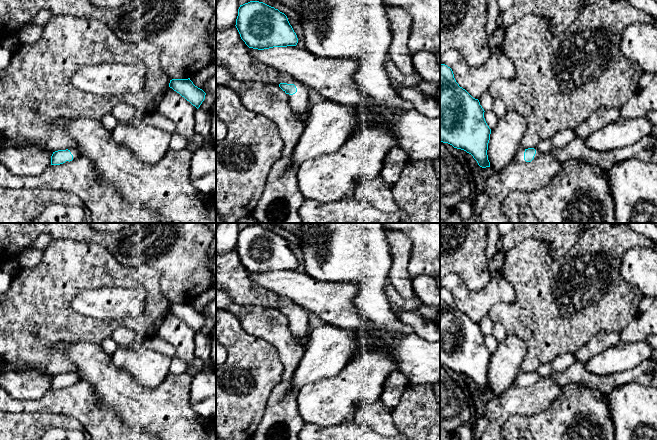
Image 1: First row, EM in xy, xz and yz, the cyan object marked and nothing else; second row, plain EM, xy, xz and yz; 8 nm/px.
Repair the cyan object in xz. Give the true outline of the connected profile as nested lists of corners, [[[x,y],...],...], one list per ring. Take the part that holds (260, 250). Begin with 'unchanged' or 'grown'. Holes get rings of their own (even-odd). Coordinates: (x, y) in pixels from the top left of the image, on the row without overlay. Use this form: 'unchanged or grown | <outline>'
unchanged | [[[250,225],[240,229],[235,250],[249,272],[264,274],[298,267],[287,240],[263,226]]]

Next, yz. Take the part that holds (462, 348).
unchanged | [[[440,288],[440,365],[471,378],[482,392],[490,391],[487,374],[491,353],[485,345],[484,336],[479,324],[456,306],[452,293]]]

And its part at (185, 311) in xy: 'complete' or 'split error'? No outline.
complete

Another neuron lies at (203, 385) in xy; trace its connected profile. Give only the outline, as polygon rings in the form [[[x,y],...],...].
[[[195,372],[190,389],[190,402],[201,402],[210,396],[216,396],[216,374],[214,372]]]

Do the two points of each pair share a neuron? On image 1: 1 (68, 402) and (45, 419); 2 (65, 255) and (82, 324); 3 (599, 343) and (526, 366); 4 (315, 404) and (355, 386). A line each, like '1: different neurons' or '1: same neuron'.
1: different neurons
2: same neuron
3: different neurons
4: same neuron

